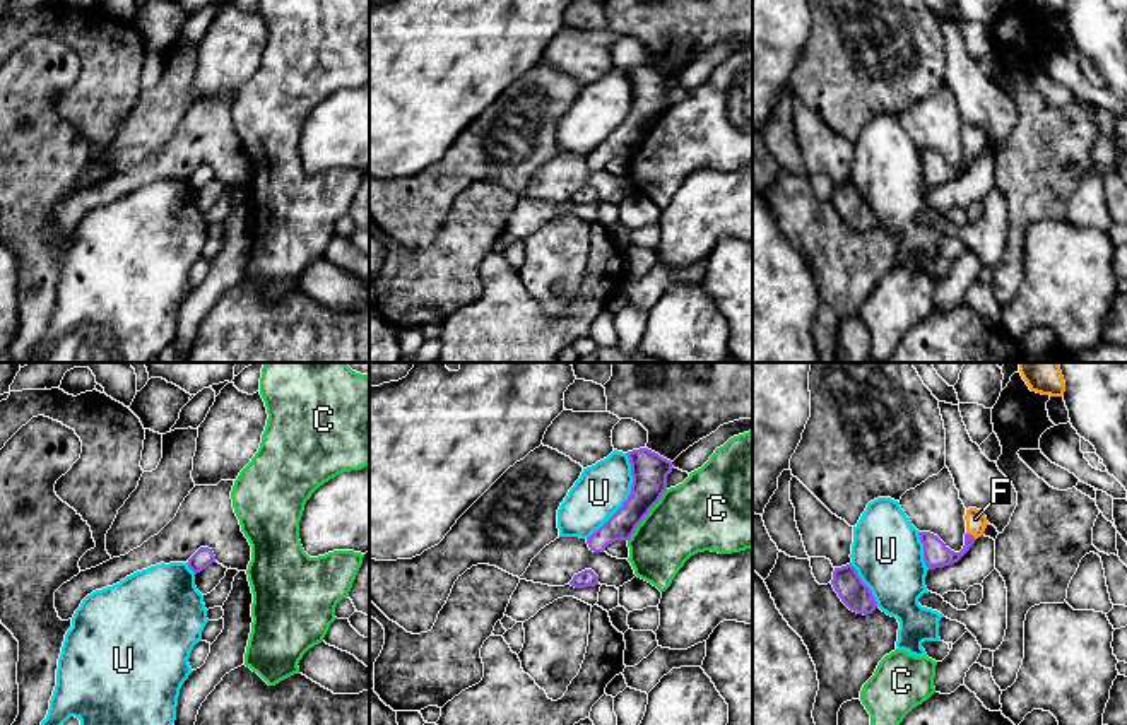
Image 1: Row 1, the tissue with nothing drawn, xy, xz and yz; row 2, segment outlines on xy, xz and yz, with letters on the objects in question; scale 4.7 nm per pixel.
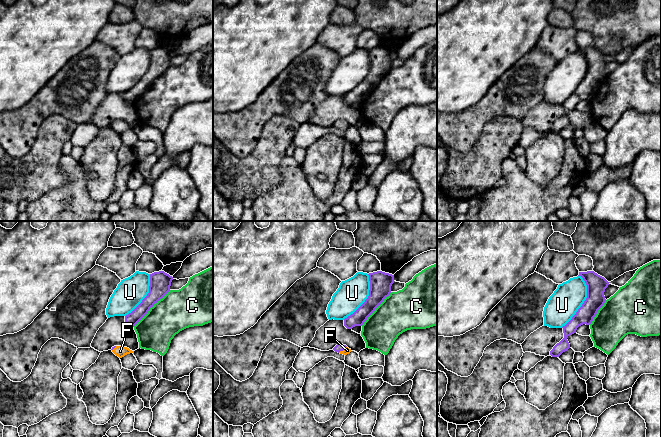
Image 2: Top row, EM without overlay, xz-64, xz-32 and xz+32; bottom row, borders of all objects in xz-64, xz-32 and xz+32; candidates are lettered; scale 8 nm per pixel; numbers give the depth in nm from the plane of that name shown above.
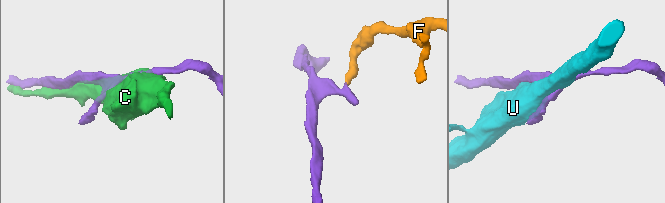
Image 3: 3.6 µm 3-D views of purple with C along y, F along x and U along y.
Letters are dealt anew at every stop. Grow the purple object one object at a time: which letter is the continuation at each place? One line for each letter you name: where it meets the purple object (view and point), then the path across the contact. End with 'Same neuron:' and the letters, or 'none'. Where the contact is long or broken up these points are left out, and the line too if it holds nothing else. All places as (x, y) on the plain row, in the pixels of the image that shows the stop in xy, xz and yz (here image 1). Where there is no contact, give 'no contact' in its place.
F: meets purple in yz at (972, 153); runs through yz (936, 171), (960, 171), (972, 153), (975, 135)
Same neuron: F

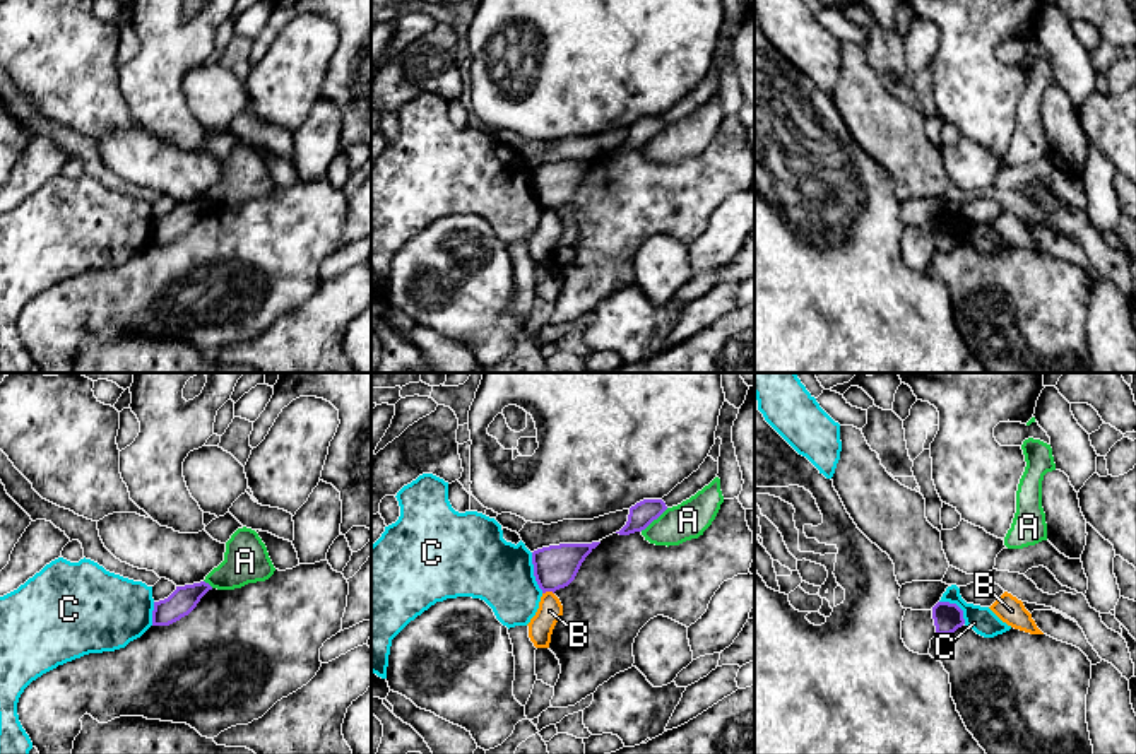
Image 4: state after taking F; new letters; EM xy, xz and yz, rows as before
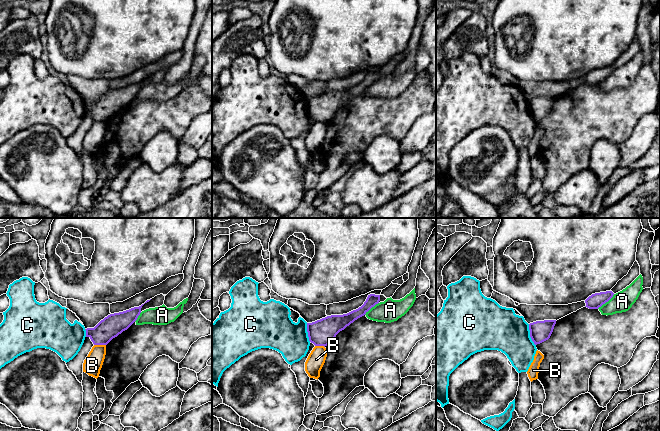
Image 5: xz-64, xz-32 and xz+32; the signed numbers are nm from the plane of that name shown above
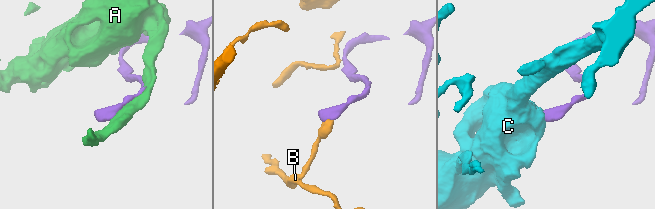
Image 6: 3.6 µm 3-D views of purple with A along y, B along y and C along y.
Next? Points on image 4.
Same neuron: none

